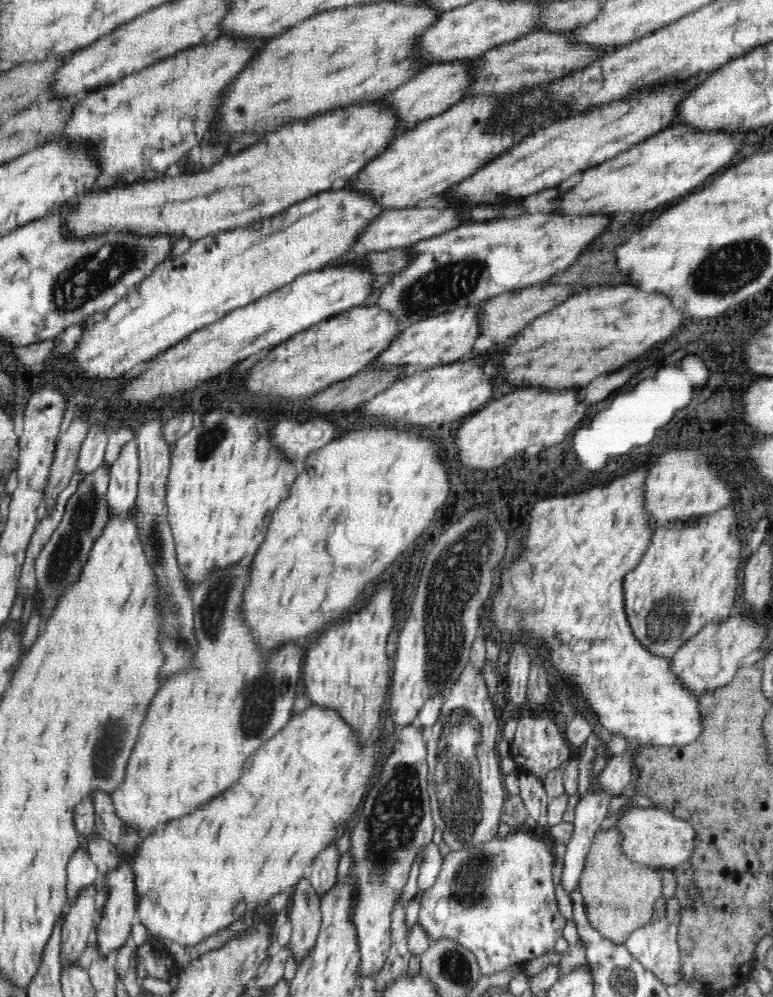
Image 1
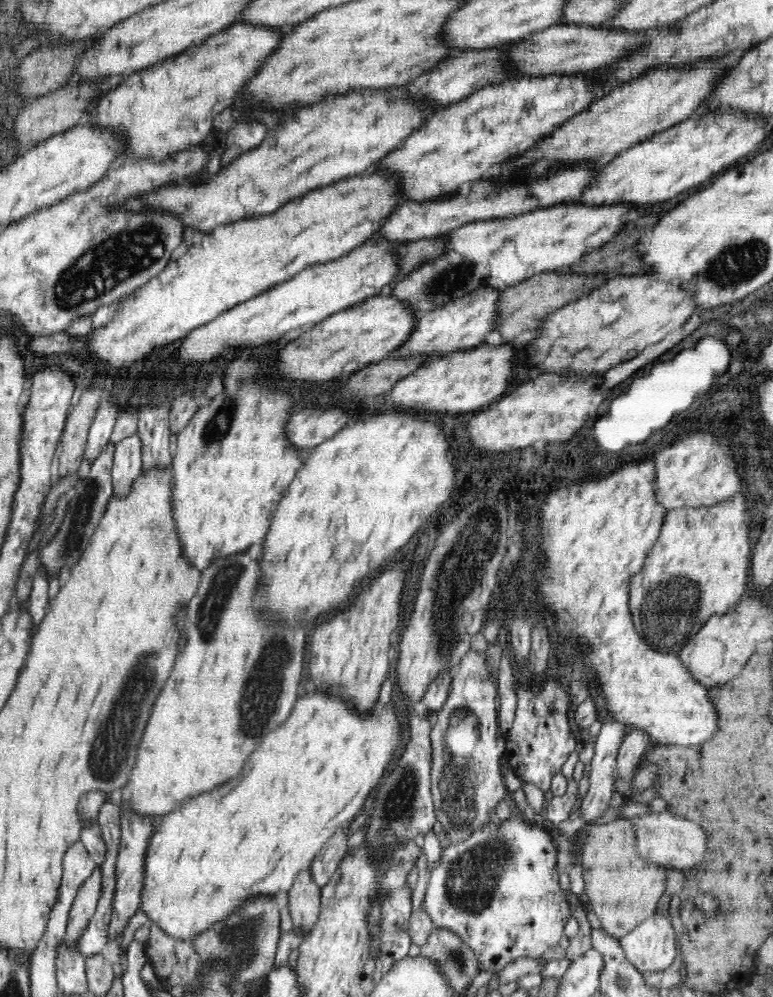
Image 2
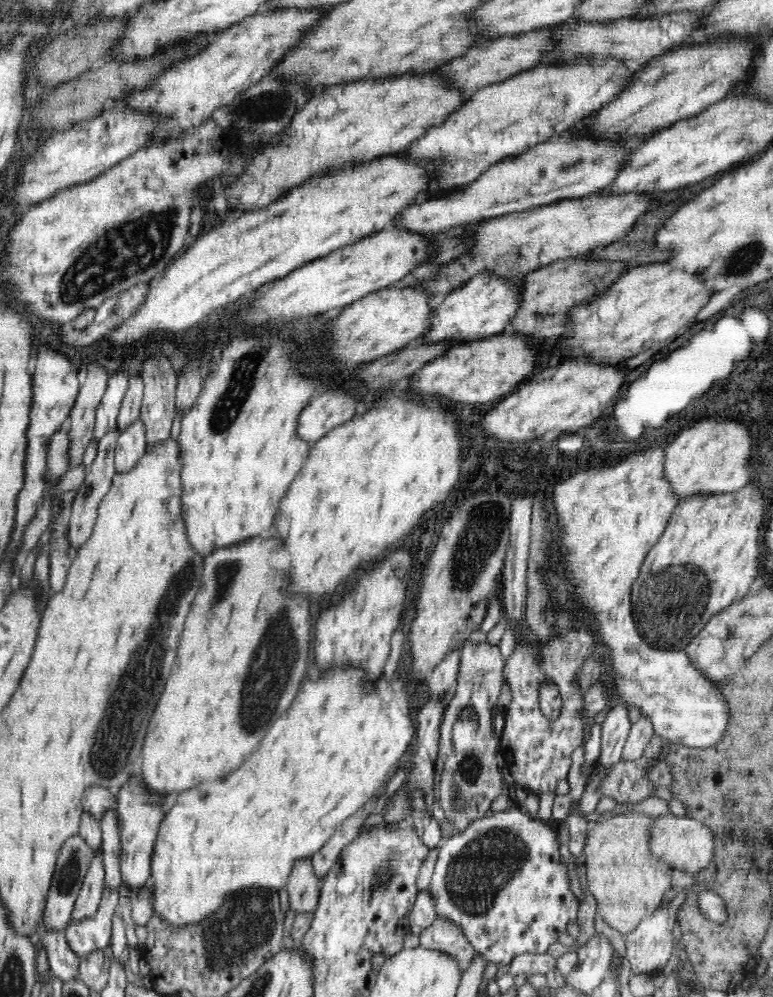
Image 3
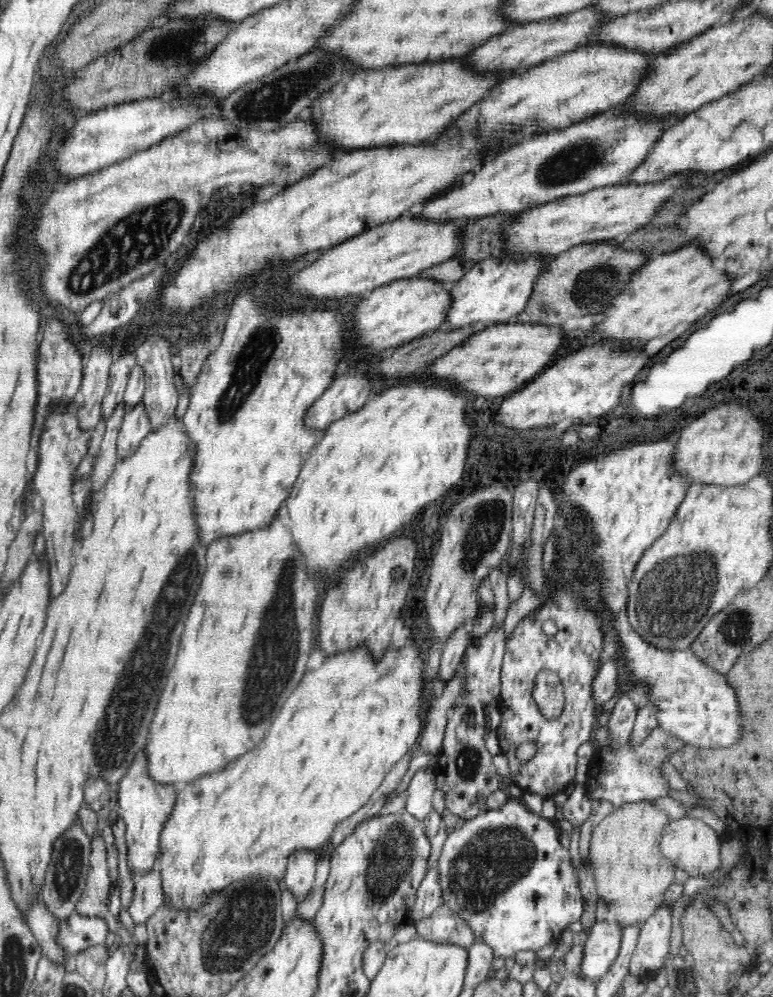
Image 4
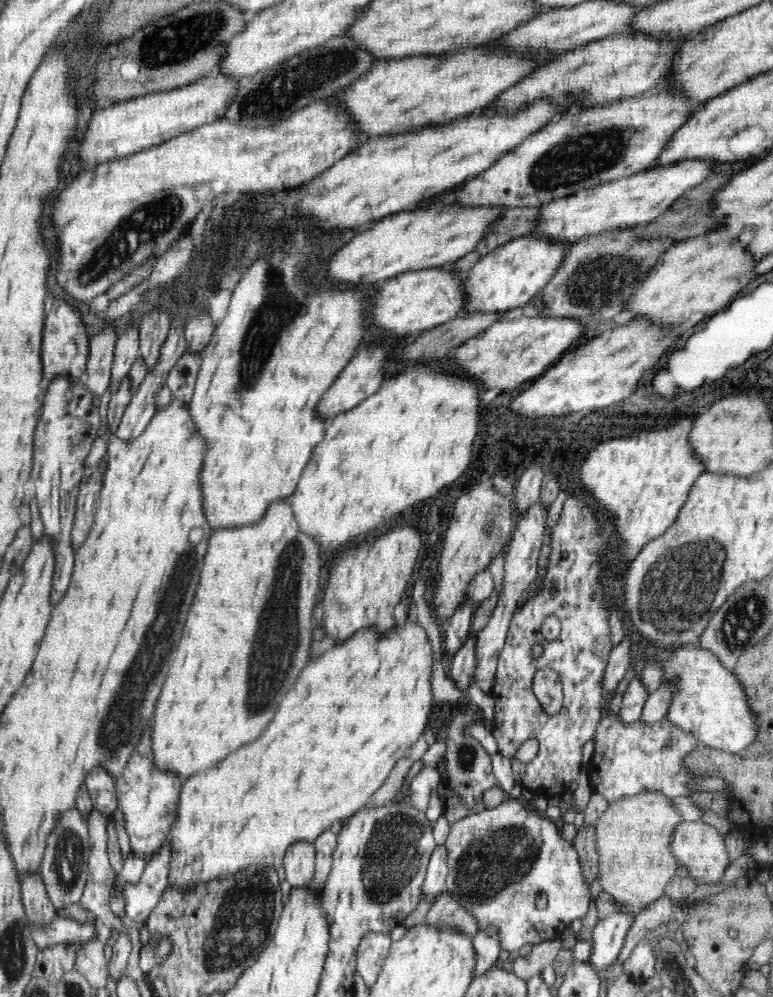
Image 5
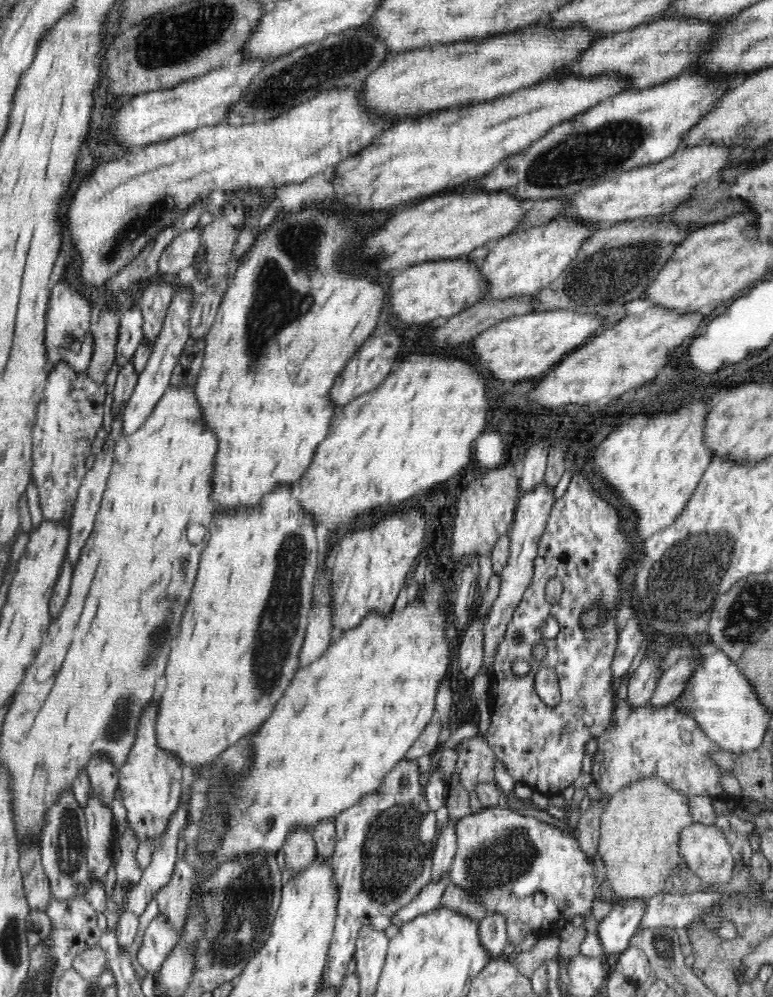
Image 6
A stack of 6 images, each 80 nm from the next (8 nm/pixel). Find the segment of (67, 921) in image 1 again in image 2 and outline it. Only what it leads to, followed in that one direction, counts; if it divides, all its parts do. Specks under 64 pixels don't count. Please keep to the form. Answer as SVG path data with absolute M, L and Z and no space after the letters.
M95 866L92 874L79 888L78 894L68 912L68 922L64 942L68 947L77 948L77 938L82 934L85 926L90 922L97 909L97 902L101 895L101 867Z

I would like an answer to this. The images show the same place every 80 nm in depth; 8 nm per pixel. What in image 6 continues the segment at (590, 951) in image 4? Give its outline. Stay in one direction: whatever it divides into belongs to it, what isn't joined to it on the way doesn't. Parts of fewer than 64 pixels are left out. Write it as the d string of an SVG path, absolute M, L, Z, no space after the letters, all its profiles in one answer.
M620 898L613 909L599 922L596 932L602 941L602 957L625 951L630 937L636 933L646 912L646 900Z

